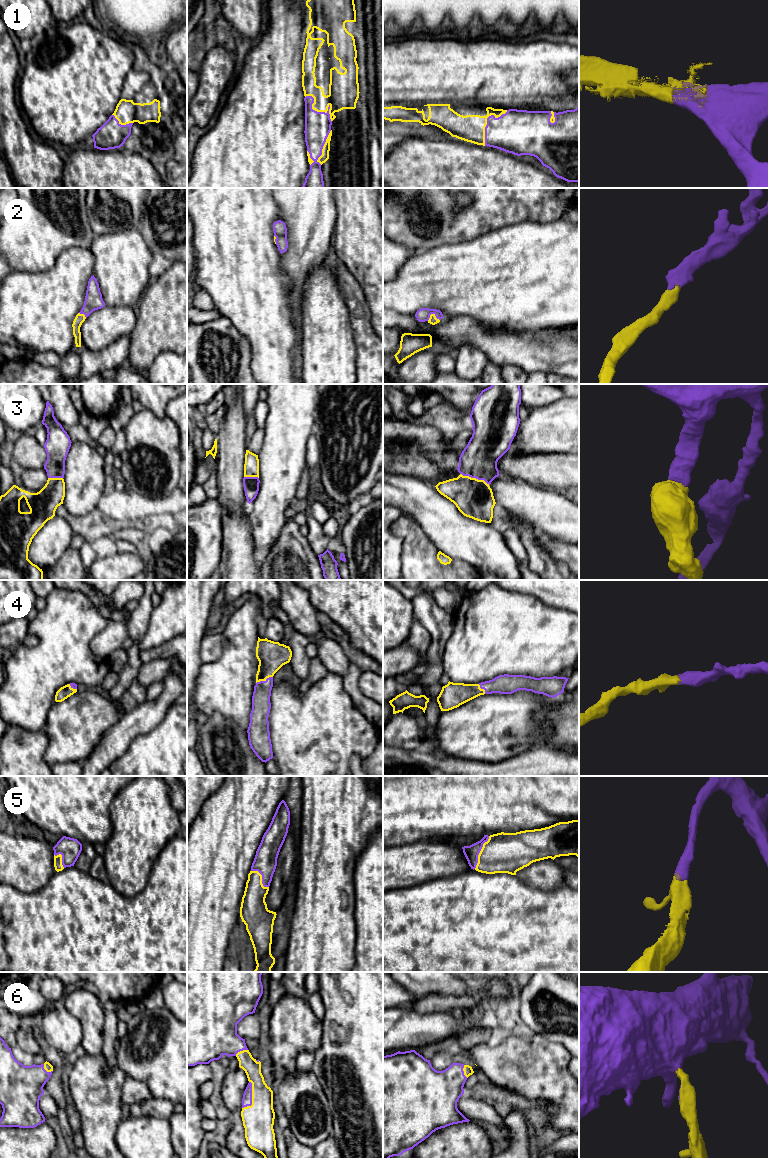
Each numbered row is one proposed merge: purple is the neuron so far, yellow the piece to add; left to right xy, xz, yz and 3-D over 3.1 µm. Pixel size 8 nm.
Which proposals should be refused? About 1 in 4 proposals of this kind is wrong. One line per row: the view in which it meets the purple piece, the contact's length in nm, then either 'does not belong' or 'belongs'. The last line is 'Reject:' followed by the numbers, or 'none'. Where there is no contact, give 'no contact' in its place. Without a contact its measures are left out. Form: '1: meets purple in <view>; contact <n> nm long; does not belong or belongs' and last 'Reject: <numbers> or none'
1: meets purple in xz; contact 300 nm long; belongs
2: meets purple in yz; contact 100 nm long; belongs
3: meets purple in yz; contact 260 nm long; belongs
4: meets purple in xz; contact 150 nm long; belongs
5: meets purple in yz; contact 300 nm long; belongs
6: meets purple in xz; contact 240 nm long; belongs
Reject: none

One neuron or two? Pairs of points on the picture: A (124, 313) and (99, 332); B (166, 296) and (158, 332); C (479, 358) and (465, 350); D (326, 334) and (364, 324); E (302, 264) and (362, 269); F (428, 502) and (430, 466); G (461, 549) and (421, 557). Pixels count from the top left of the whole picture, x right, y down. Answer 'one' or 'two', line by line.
A: one
B: one
C: one
D: two
E: two
F: two
G: two

